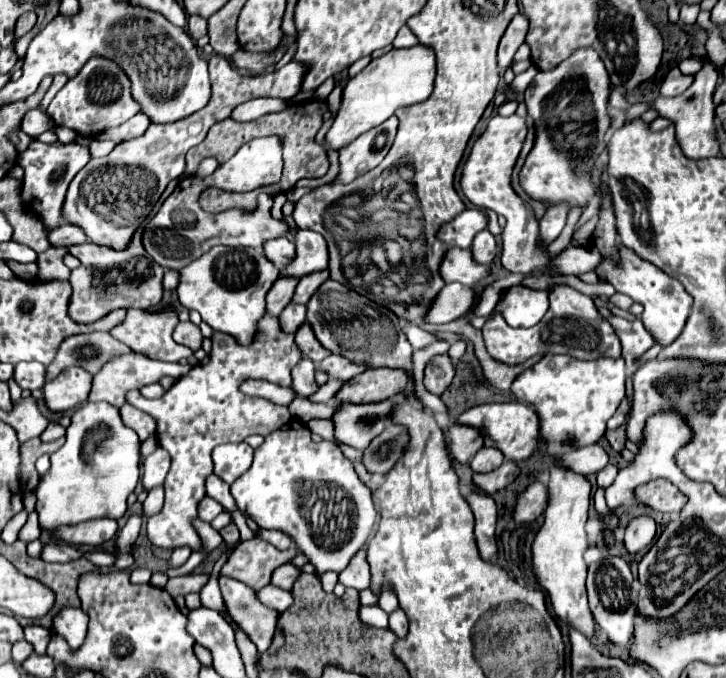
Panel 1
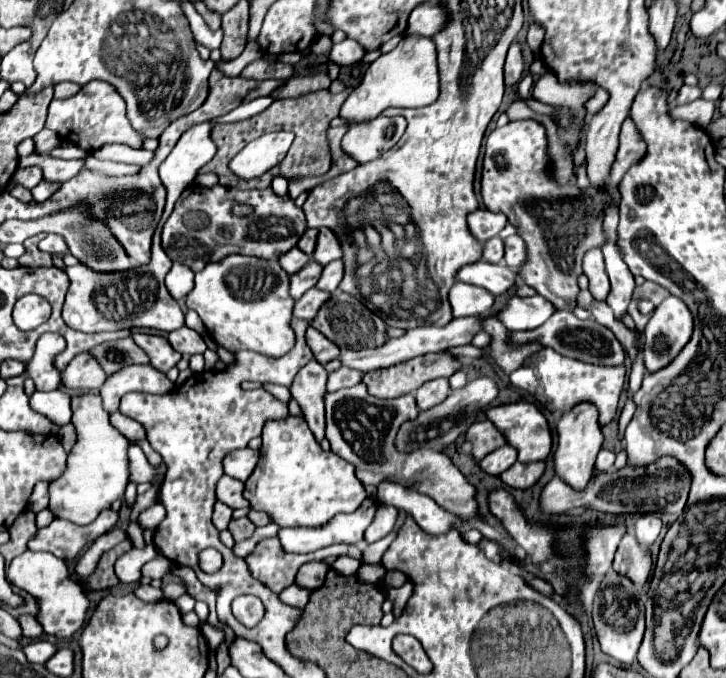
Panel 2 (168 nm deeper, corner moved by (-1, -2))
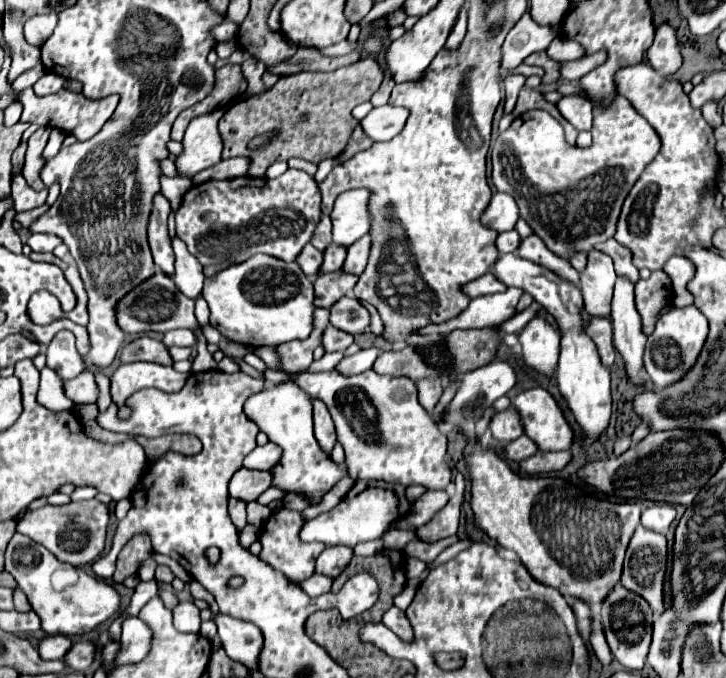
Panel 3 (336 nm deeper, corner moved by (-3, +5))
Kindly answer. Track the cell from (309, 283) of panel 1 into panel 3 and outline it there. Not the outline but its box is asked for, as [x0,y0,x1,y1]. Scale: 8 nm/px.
[343,234,369,274]

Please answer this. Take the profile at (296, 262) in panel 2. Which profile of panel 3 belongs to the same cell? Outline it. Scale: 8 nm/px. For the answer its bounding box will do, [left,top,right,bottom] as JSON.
[295,244,323,276]

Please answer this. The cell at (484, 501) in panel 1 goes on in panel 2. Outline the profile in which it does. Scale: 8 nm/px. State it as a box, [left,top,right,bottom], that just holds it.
[325,383,477,517]

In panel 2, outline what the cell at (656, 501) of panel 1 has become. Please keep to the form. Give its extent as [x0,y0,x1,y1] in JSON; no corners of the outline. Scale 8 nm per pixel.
[541,457,691,515]

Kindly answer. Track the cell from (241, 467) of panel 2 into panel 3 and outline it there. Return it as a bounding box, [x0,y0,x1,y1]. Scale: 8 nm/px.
[243,442,279,470]

